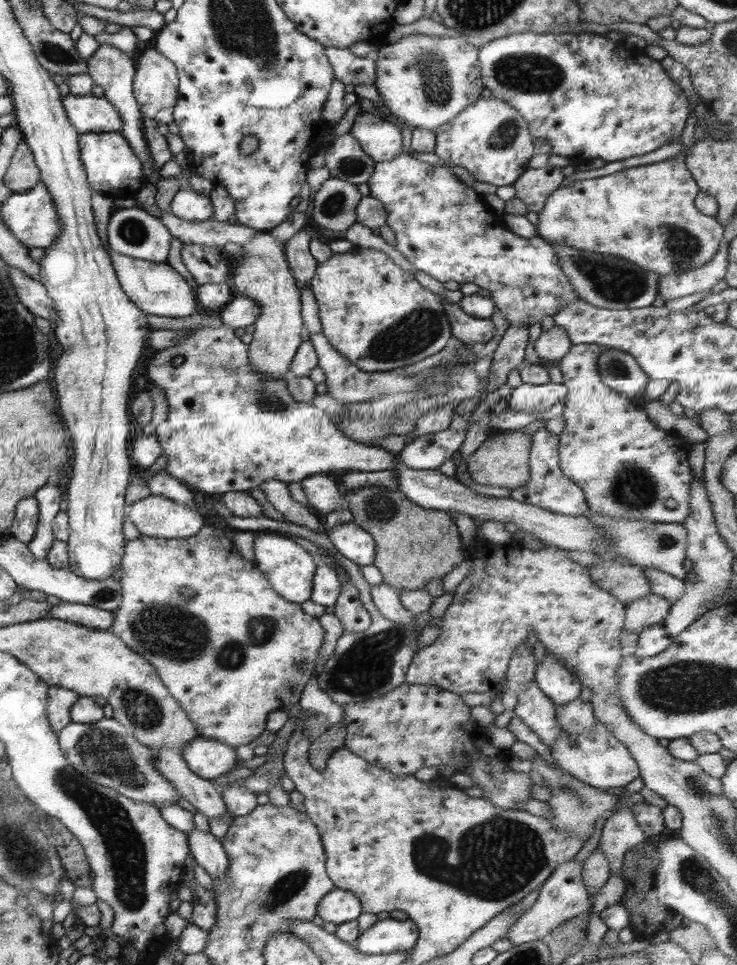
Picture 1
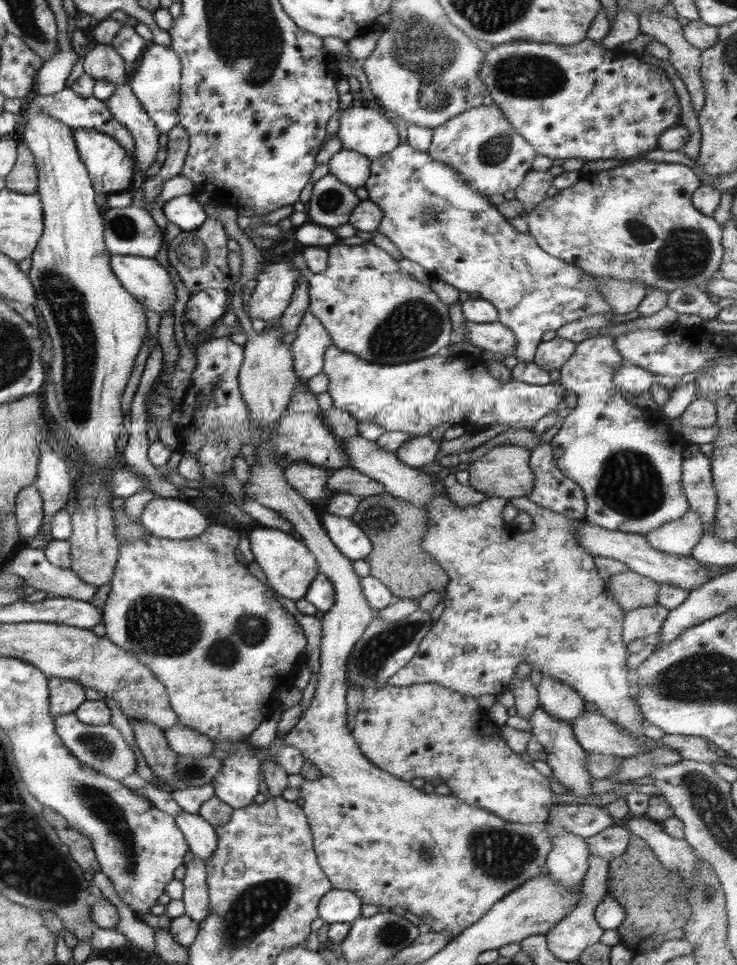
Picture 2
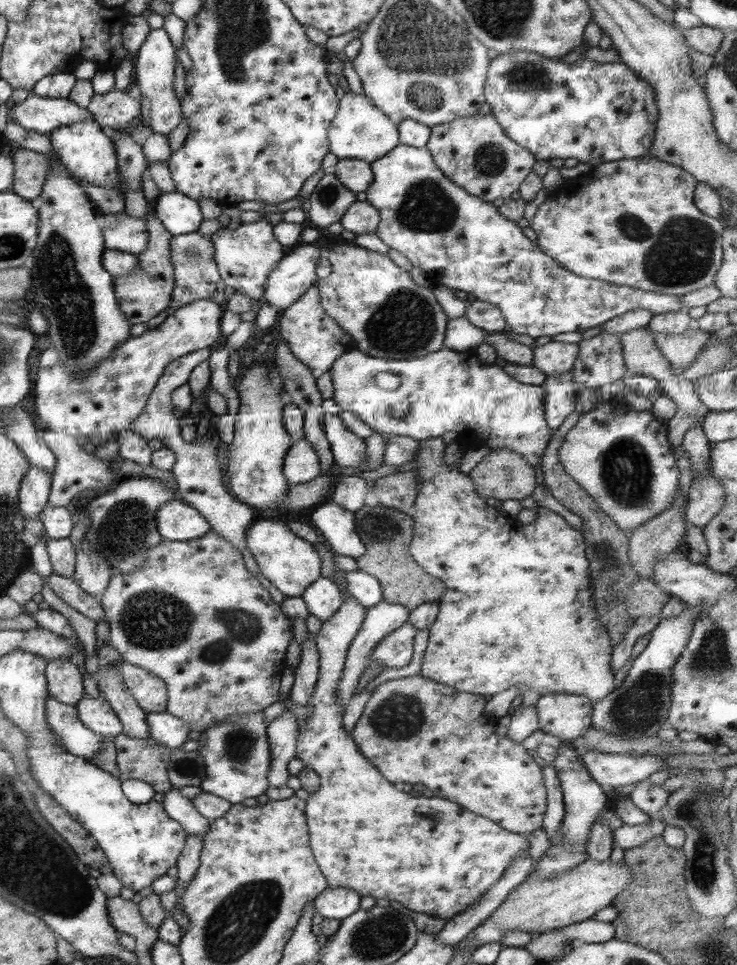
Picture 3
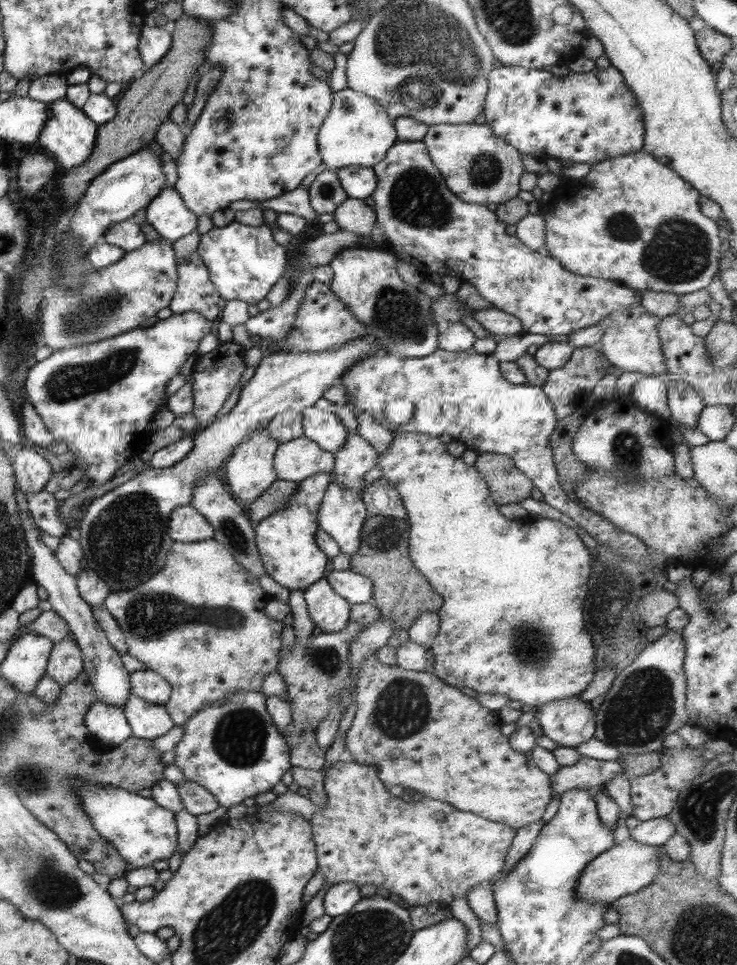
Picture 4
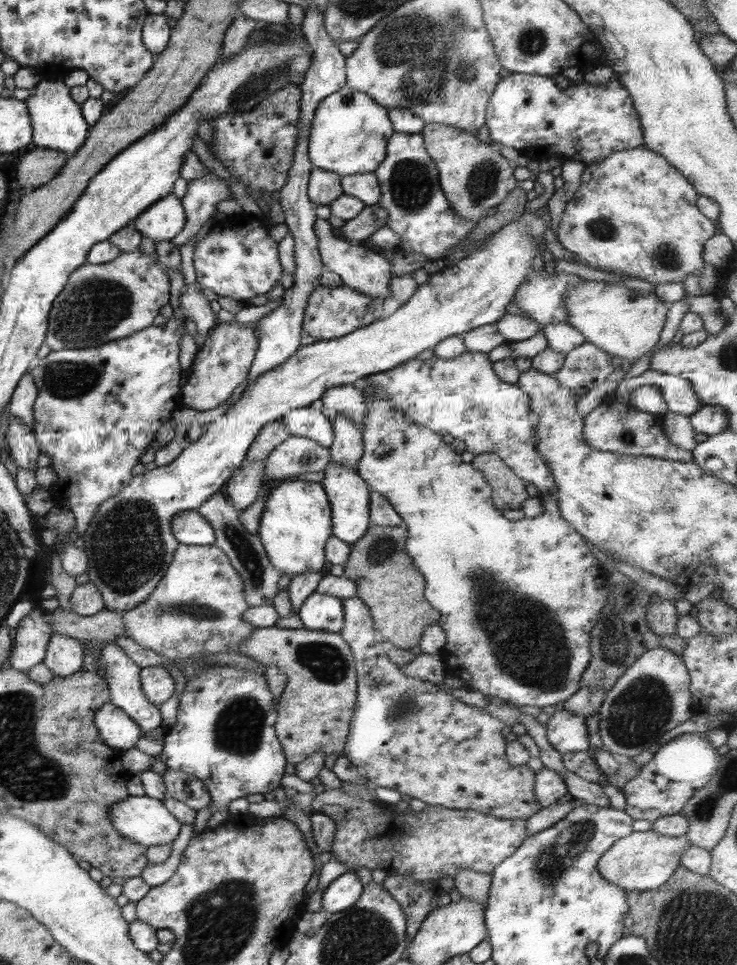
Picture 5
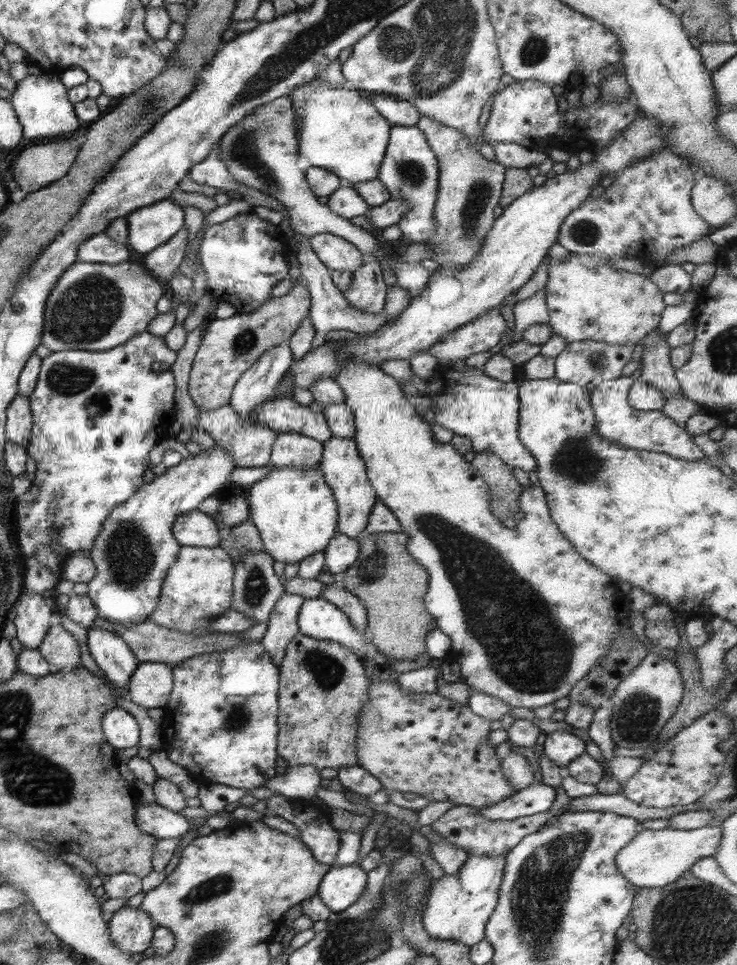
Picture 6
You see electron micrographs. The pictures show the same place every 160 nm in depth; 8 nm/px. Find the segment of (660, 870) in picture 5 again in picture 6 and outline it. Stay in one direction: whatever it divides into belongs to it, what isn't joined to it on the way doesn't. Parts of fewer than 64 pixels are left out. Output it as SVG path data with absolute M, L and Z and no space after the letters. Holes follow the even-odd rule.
M709 825L693 830L672 830L671 827L659 830L643 828L617 853L615 870L634 888L662 888L677 881L677 878L689 871L700 858L713 857L721 835L720 827Z

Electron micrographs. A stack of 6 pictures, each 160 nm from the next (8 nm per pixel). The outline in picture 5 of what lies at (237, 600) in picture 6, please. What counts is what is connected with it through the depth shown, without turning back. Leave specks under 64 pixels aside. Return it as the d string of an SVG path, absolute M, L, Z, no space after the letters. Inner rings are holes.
M217 492L211 495L196 510L211 526L214 532L213 545L220 548L230 560L233 570L238 573L243 585L245 602L249 607L270 604L278 591L277 583L281 573L273 568L268 561L261 541L243 529L238 521L238 511L230 504L228 499Z

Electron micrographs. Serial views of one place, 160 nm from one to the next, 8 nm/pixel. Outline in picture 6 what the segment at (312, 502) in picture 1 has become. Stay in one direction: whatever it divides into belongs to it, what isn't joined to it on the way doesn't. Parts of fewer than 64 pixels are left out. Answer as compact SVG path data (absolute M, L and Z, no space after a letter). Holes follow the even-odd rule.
M276 432L269 465L306 469L317 466L321 455L322 443L294 432Z

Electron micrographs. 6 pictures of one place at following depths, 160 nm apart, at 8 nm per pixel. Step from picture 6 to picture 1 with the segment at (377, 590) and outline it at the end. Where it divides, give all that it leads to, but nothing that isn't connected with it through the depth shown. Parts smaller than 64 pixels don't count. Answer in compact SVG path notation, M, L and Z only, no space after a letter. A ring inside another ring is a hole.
M381 486L360 488L347 494L344 500L345 506L352 514L351 522L365 530L365 533L374 540L375 552L372 564L381 573L382 582L396 588L398 592L424 589L428 582L434 578L442 579L455 568L456 564L464 560L465 551L460 535L449 513L417 506L401 491L390 491Z

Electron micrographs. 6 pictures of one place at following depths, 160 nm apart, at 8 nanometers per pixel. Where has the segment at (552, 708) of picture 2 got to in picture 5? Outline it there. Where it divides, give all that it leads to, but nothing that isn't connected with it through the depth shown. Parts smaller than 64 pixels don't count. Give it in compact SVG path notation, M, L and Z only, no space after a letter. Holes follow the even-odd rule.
M563 709L554 711L545 724L546 740L560 755L590 751L587 720Z

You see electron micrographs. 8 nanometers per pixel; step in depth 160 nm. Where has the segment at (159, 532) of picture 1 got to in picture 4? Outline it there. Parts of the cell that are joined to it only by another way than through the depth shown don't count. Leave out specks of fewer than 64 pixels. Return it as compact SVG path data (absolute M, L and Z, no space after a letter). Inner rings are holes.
M178 506L171 511L166 536L175 542L201 542L213 534L210 524L193 507Z

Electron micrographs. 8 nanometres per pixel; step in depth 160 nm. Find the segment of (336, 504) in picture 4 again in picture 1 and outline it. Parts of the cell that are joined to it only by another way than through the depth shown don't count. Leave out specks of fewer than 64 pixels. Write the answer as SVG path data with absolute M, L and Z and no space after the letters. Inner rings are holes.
M355 523L333 526L333 529L326 531L326 536L332 547L349 562L357 566L372 564L375 552L374 540Z

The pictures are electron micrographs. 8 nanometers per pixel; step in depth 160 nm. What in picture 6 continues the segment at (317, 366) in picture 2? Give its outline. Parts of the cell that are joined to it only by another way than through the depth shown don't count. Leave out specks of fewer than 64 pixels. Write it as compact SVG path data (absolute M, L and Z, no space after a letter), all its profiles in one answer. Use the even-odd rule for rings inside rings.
M374 261L361 264L351 276L351 285L341 292L343 298L357 312L377 314L382 306L387 288L382 280L381 265Z

